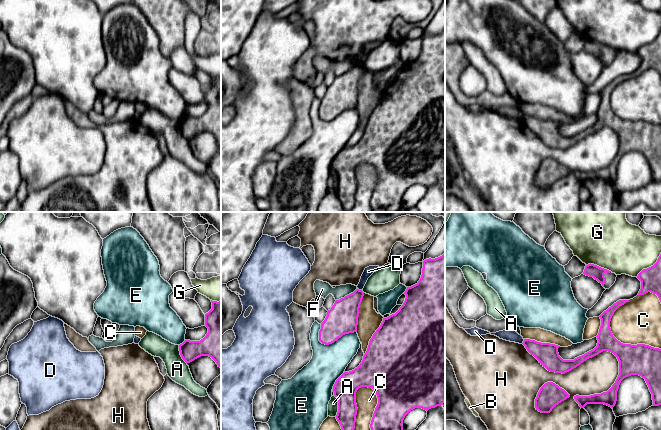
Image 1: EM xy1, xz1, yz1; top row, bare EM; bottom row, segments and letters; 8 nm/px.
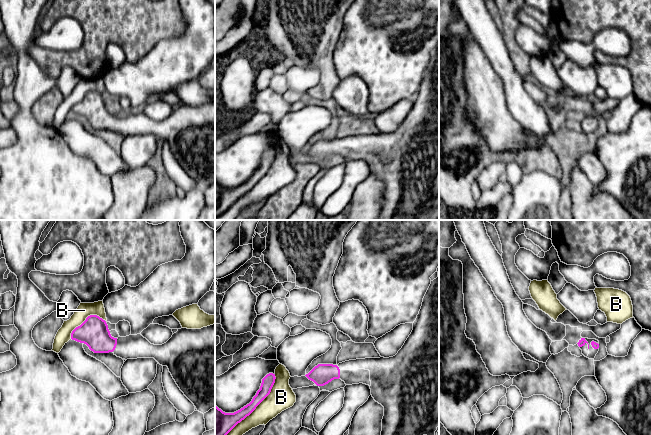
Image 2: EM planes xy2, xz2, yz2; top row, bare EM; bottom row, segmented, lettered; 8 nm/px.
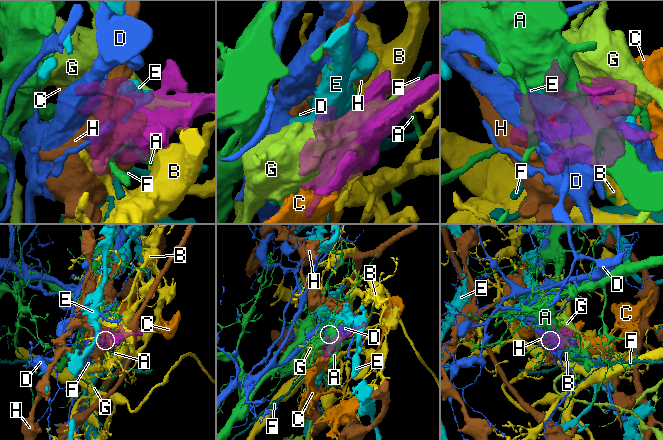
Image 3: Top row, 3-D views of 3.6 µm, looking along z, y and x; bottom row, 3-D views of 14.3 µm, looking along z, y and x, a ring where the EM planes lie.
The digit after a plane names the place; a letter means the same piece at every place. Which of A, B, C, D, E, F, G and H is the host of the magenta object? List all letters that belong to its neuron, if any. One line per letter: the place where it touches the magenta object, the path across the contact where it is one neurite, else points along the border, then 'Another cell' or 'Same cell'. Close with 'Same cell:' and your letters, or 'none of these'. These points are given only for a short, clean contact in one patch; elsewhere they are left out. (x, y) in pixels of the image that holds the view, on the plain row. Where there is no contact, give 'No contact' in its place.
A: Touches magenta at xz1 (338, 182). Another cell
B: Touches magenta at xz2 (252, 187). Another cell
C: Touches magenta at xz1 (356, 182). Another cell
D: Touches magenta at xz1 (360, 66). Boundary: xz1 (358, 64), (362, 67). Another cell
E: Touches magenta at xz1 (337, 115). Another cell
F: Touches magenta at xz1 (347, 71). Another cell
G: Touches magenta at yz1 (651, 42). Another cell
H: Touches magenta at yz1 (577, 141). Another cell
Same cell: none of these

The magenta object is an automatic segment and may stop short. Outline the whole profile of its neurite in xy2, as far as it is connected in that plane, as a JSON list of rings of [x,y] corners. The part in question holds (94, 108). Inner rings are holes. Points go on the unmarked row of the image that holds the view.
[[[90,91],[72,107],[71,115],[86,120],[94,129],[113,128],[125,136],[154,134],[160,141],[168,143],[176,160],[197,187],[204,190],[215,183],[215,100],[201,105],[178,105],[166,119],[154,121],[141,110],[114,114],[105,96]]]

